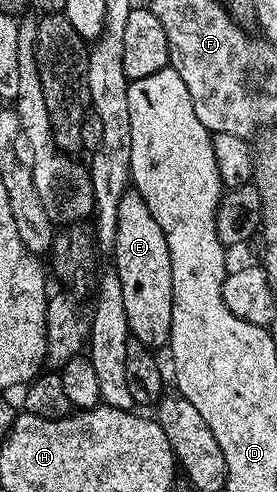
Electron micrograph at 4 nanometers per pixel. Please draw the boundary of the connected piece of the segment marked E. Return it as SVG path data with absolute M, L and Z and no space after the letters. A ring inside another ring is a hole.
M135 191L123 194L119 202L119 222L111 249L112 267L123 286L123 307L127 309L129 335L154 350L164 349L171 334L171 254L159 222L147 210L147 202Z

